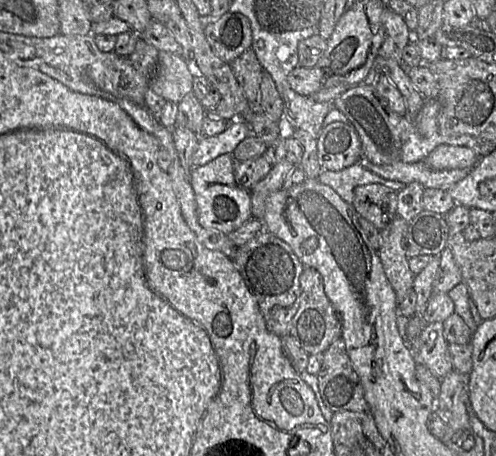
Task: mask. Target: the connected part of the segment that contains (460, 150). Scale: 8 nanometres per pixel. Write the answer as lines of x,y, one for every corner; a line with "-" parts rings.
441,144
424,159
424,162
437,170
450,170
472,168
479,160
480,157
470,148

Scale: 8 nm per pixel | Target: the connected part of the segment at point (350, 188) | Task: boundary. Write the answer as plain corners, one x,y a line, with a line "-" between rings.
359,162
341,171
322,171
317,177
317,180
321,184
332,188
348,204
352,204
354,189
358,186
381,184
396,192
405,186
401,182
379,177
368,171

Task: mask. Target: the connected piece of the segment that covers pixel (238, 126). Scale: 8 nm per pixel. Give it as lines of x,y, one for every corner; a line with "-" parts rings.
241,115
228,120
229,126
222,133
211,137
199,137
192,158
192,169
201,167
225,154
233,153
237,145
250,135
250,128

